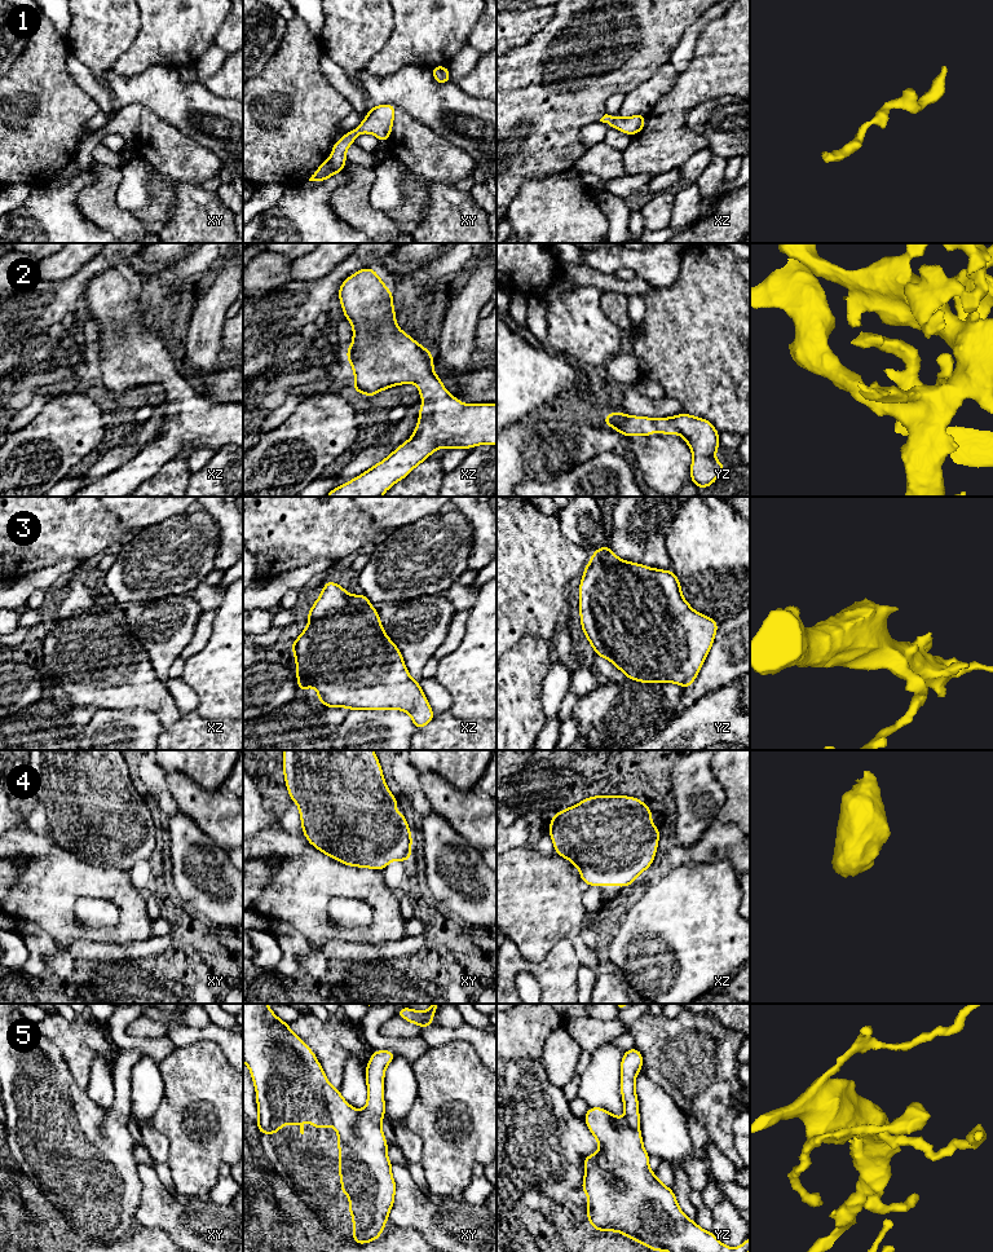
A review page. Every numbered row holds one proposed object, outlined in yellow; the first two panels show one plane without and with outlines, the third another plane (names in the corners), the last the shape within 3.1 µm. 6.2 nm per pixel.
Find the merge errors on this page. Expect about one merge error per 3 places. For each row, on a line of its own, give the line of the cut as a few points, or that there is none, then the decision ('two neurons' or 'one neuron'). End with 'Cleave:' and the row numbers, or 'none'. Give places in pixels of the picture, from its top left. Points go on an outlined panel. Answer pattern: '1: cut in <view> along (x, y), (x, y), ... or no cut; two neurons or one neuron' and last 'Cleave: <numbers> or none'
1: no cut; one neuron
2: no cut; one neuron
3: no cut; one neuron
4: no cut; one neuron
5: no cut; one neuron
Cleave: none

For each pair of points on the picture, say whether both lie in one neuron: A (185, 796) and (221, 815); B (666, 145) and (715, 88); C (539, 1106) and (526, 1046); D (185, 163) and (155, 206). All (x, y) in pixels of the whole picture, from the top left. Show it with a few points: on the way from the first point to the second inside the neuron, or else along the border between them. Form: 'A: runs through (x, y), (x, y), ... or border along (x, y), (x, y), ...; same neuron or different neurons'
A: runs through (194, 802), (212, 811); same neuron
B: runs through (666, 127), (666, 120), (697, 89); same neuron
C: border along (538, 1057), (512, 1061), (510, 1063); different neurons
D: runs through (175, 173), (162, 186), (162, 195); same neuron

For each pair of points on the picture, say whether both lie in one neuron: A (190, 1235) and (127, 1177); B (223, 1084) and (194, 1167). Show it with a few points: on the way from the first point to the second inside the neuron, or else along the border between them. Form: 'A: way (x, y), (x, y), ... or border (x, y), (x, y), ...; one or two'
A: border (137, 1164), (137, 1176), (142, 1185), (138, 1208); two
B: way (223, 1105), (224, 1132), (211, 1146); one

